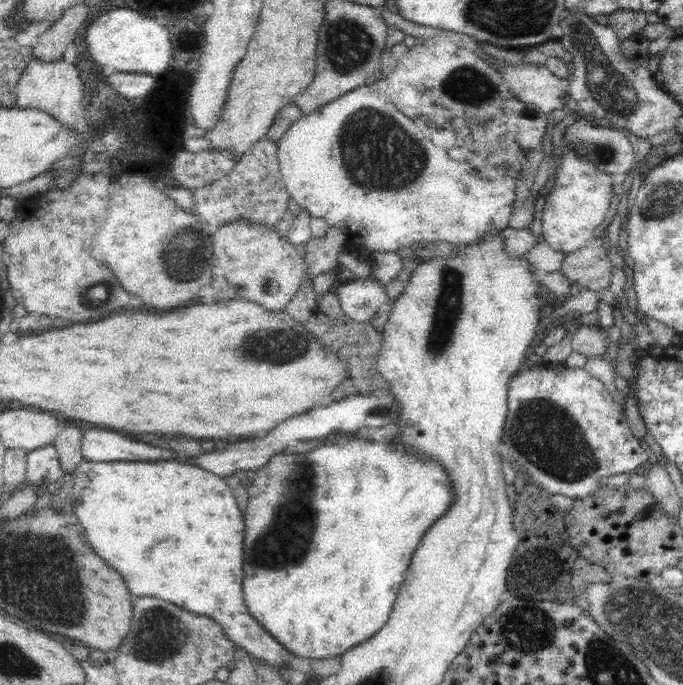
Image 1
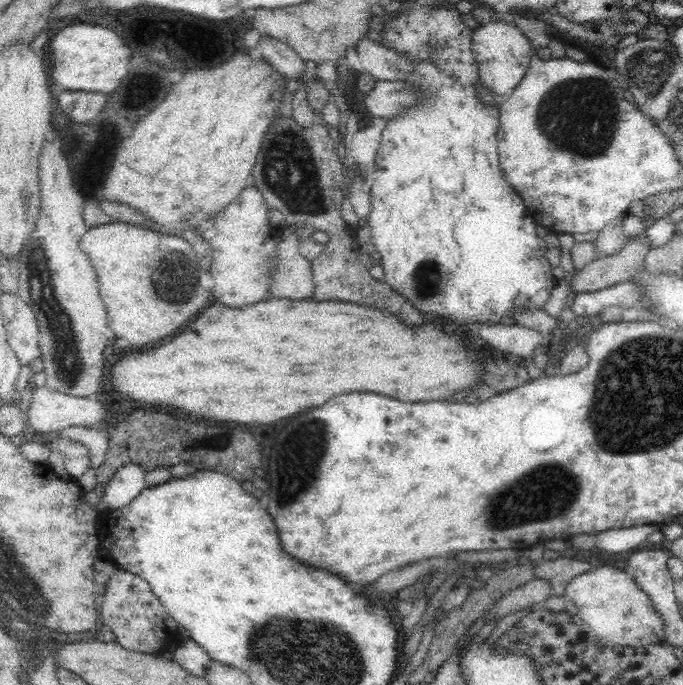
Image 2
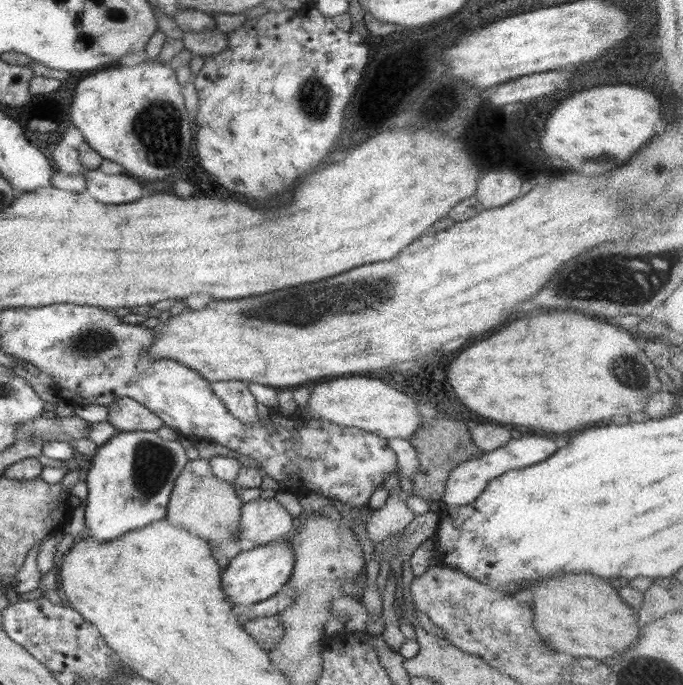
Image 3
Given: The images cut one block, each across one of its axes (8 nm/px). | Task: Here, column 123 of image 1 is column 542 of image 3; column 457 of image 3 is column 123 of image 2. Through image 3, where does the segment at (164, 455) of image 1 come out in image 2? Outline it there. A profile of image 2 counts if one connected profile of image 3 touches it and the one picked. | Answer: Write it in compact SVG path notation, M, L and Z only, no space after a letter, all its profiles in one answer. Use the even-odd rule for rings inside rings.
M124 464L105 487L104 497L99 500L96 510L116 510L130 504L147 488L145 474L140 464Z

